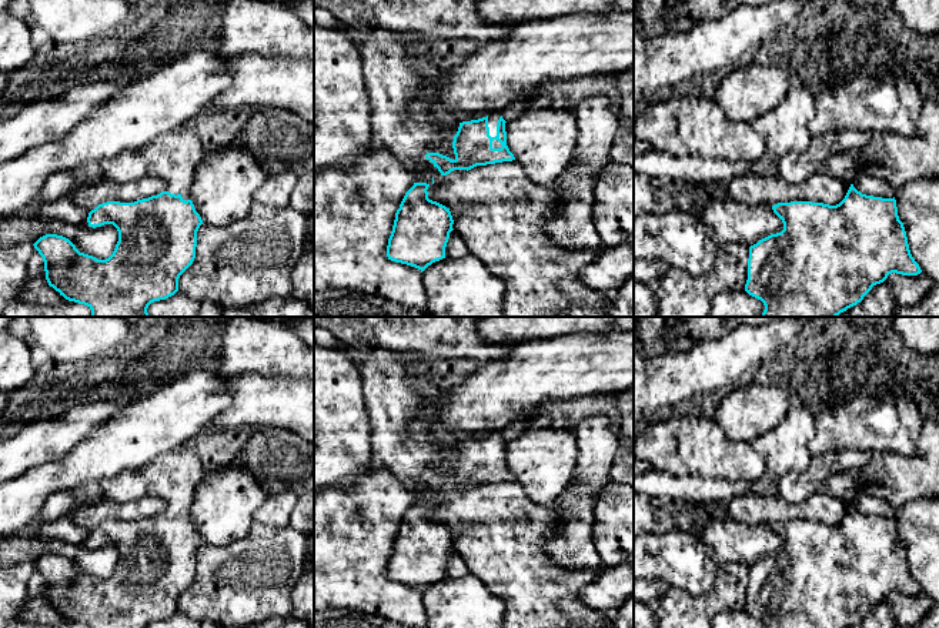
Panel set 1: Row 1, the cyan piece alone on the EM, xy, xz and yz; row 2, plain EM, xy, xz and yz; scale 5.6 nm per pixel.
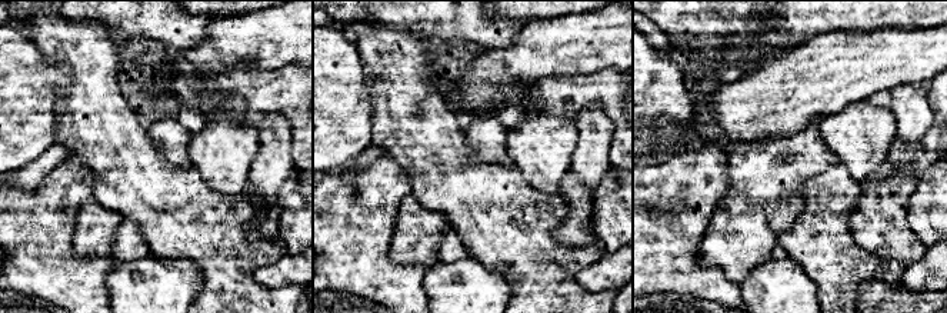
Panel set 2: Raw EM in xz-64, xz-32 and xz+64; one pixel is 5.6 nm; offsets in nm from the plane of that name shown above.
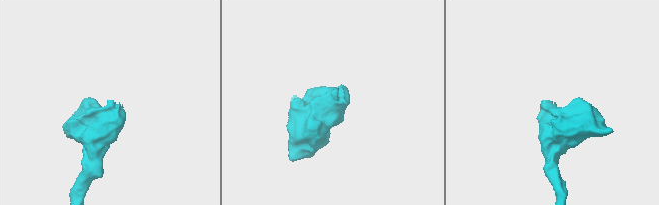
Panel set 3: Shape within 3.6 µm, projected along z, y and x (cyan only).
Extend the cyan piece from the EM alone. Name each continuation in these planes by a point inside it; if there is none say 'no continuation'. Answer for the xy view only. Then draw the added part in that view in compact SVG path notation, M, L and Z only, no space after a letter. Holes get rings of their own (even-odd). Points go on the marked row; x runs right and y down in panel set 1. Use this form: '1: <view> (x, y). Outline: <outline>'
1: xy (173, 157). Outline: M181 127L160 136L146 147L101 161L103 178L128 183L157 177L166 183L164 191L180 194L187 201L191 200L196 168L203 158L198 136Z

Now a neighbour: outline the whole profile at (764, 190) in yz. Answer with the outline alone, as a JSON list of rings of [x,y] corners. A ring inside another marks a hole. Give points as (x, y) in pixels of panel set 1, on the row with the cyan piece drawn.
[[[752,173],[734,177],[728,181],[709,184],[686,183],[686,186],[694,197],[724,196],[751,206],[769,207],[791,201],[812,201],[836,206],[845,198],[851,187],[851,184],[823,173],[818,173],[801,184],[792,184],[775,176]]]

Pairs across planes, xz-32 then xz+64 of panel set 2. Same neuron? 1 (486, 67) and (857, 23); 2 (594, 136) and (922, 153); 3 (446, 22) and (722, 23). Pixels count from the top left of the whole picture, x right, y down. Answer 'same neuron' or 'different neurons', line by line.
1: different neurons
2: different neurons
3: same neuron

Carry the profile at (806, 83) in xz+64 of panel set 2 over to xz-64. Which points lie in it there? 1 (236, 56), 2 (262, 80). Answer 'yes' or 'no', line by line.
1: yes
2: no

